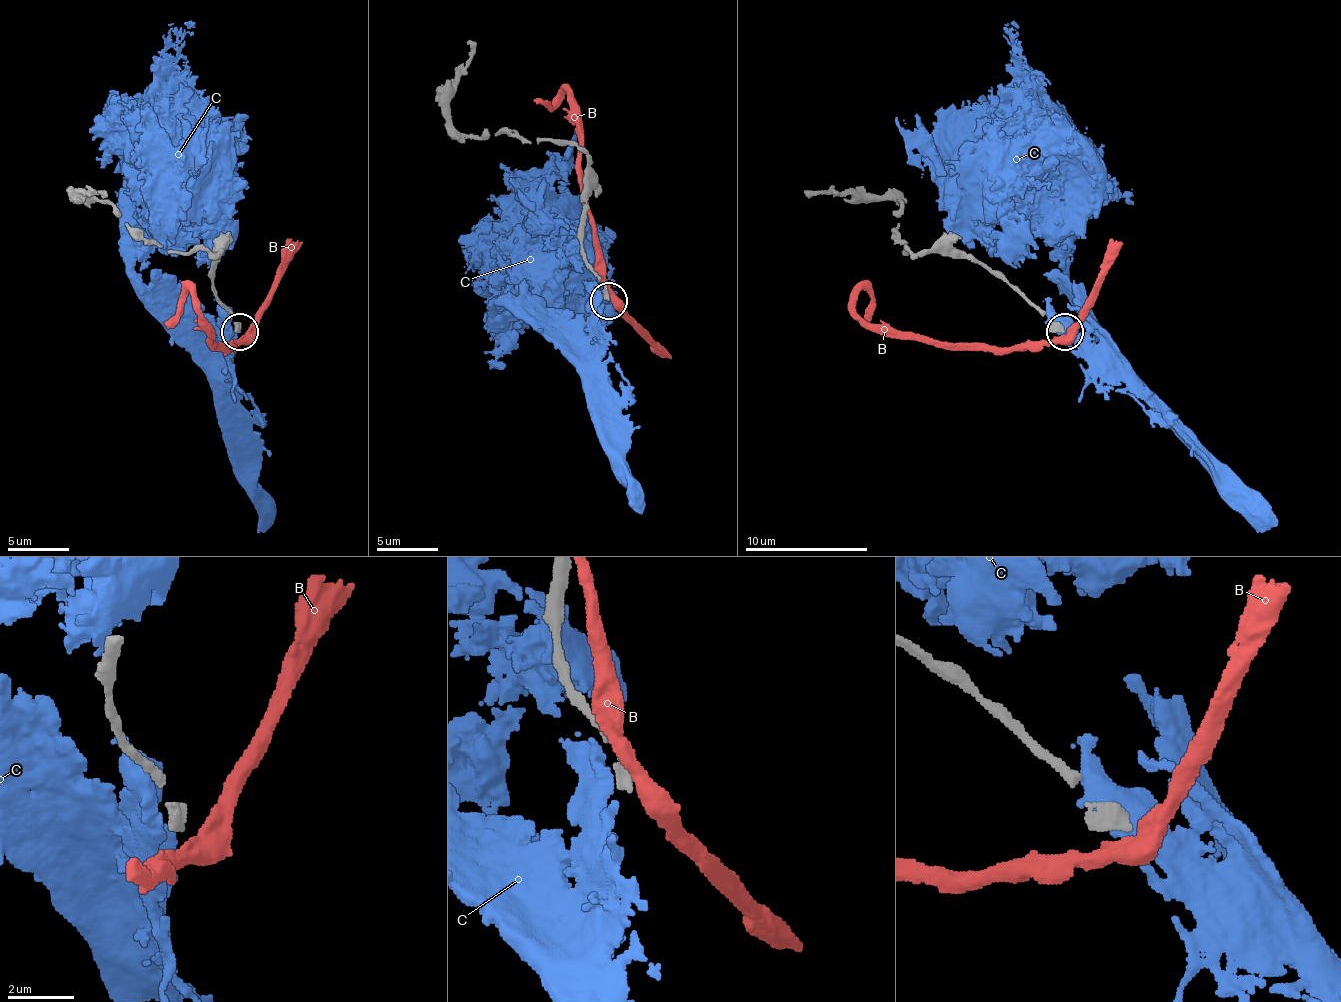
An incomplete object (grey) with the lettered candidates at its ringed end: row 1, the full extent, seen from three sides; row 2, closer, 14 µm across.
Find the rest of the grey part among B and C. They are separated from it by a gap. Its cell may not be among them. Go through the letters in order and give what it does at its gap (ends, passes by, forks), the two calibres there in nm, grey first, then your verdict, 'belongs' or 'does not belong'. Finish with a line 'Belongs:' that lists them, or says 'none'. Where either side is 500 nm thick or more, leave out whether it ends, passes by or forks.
B: it passes by | 440/480 nm | does not belong
C: 440/700 nm | does not belong
Belongs: none

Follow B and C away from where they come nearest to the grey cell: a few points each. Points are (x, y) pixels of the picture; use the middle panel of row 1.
B: (610, 298), (580, 166), (580, 108), (568, 93), (549, 108), (537, 102)
C: (601, 301), (583, 319), (546, 319), (515, 295), (519, 264), (528, 252), (528, 240), (543, 252)

